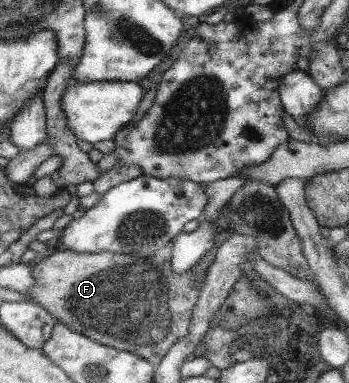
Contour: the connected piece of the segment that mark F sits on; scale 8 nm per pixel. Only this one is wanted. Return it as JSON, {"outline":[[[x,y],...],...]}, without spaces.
{"outline":[[[168,241],[167,245],[164,245],[163,248],[160,248],[159,251],[155,251],[152,253],[152,255],[148,255],[146,258],[141,258],[138,257],[134,254],[124,254],[124,253],[110,253],[110,252],[100,252],[100,253],[74,253],[74,251],[64,251],[64,250],[57,250],[53,254],[46,256],[46,257],[39,257],[37,258],[31,266],[31,271],[32,271],[32,277],[34,277],[34,282],[32,282],[32,286],[26,290],[25,297],[26,299],[32,299],[32,301],[35,304],[40,305],[40,307],[43,307],[57,322],[64,324],[67,326],[69,330],[75,330],[76,333],[79,334],[84,334],[84,337],[89,337],[91,338],[92,341],[99,342],[102,345],[106,346],[112,346],[113,348],[116,348],[117,350],[124,350],[133,354],[139,355],[141,358],[144,358],[144,361],[151,362],[151,364],[156,367],[159,364],[159,361],[163,359],[164,356],[167,355],[168,349],[170,349],[174,344],[179,343],[180,338],[182,336],[188,335],[188,328],[191,327],[191,319],[192,319],[192,311],[195,311],[195,305],[196,305],[196,300],[199,299],[200,297],[200,291],[203,289],[203,281],[200,281],[200,283],[196,283],[194,279],[192,279],[192,268],[194,268],[195,265],[192,265],[190,269],[186,269],[186,271],[182,271],[182,273],[176,273],[174,270],[171,269],[171,257],[172,257],[172,241]]]}

